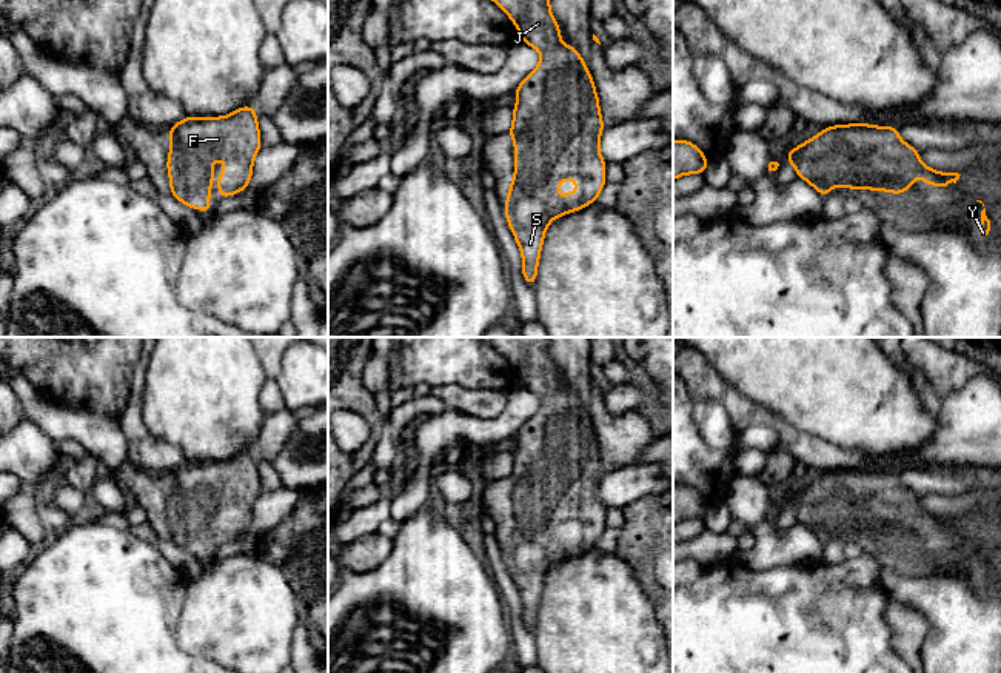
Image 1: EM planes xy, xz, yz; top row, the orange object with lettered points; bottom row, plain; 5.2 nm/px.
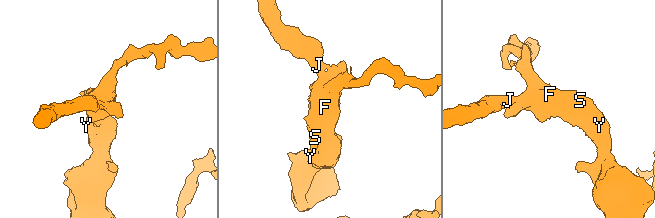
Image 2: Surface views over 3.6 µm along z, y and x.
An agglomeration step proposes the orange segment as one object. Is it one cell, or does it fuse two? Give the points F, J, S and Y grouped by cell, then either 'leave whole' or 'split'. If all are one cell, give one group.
F J S Y | leave whole

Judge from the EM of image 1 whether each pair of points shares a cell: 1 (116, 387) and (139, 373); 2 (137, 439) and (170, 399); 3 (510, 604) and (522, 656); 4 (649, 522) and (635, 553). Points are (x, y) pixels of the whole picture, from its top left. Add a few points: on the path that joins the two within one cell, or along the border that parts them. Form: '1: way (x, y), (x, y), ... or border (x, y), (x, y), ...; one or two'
1: border (140, 353), (130, 381), (128, 401), (119, 411); two
2: border (142, 393), (143, 424), (157, 438), (177, 448); two
3: way (515, 616), (522, 644); one
4: way (649, 530), (641, 545); one

